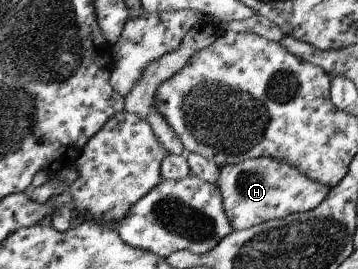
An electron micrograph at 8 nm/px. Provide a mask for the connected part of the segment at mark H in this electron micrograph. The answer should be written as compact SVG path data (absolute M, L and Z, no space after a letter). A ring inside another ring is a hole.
M270 158L247 159L218 169L216 180L232 229L242 231L268 220L310 211L329 194L327 188L304 177L296 168Z

